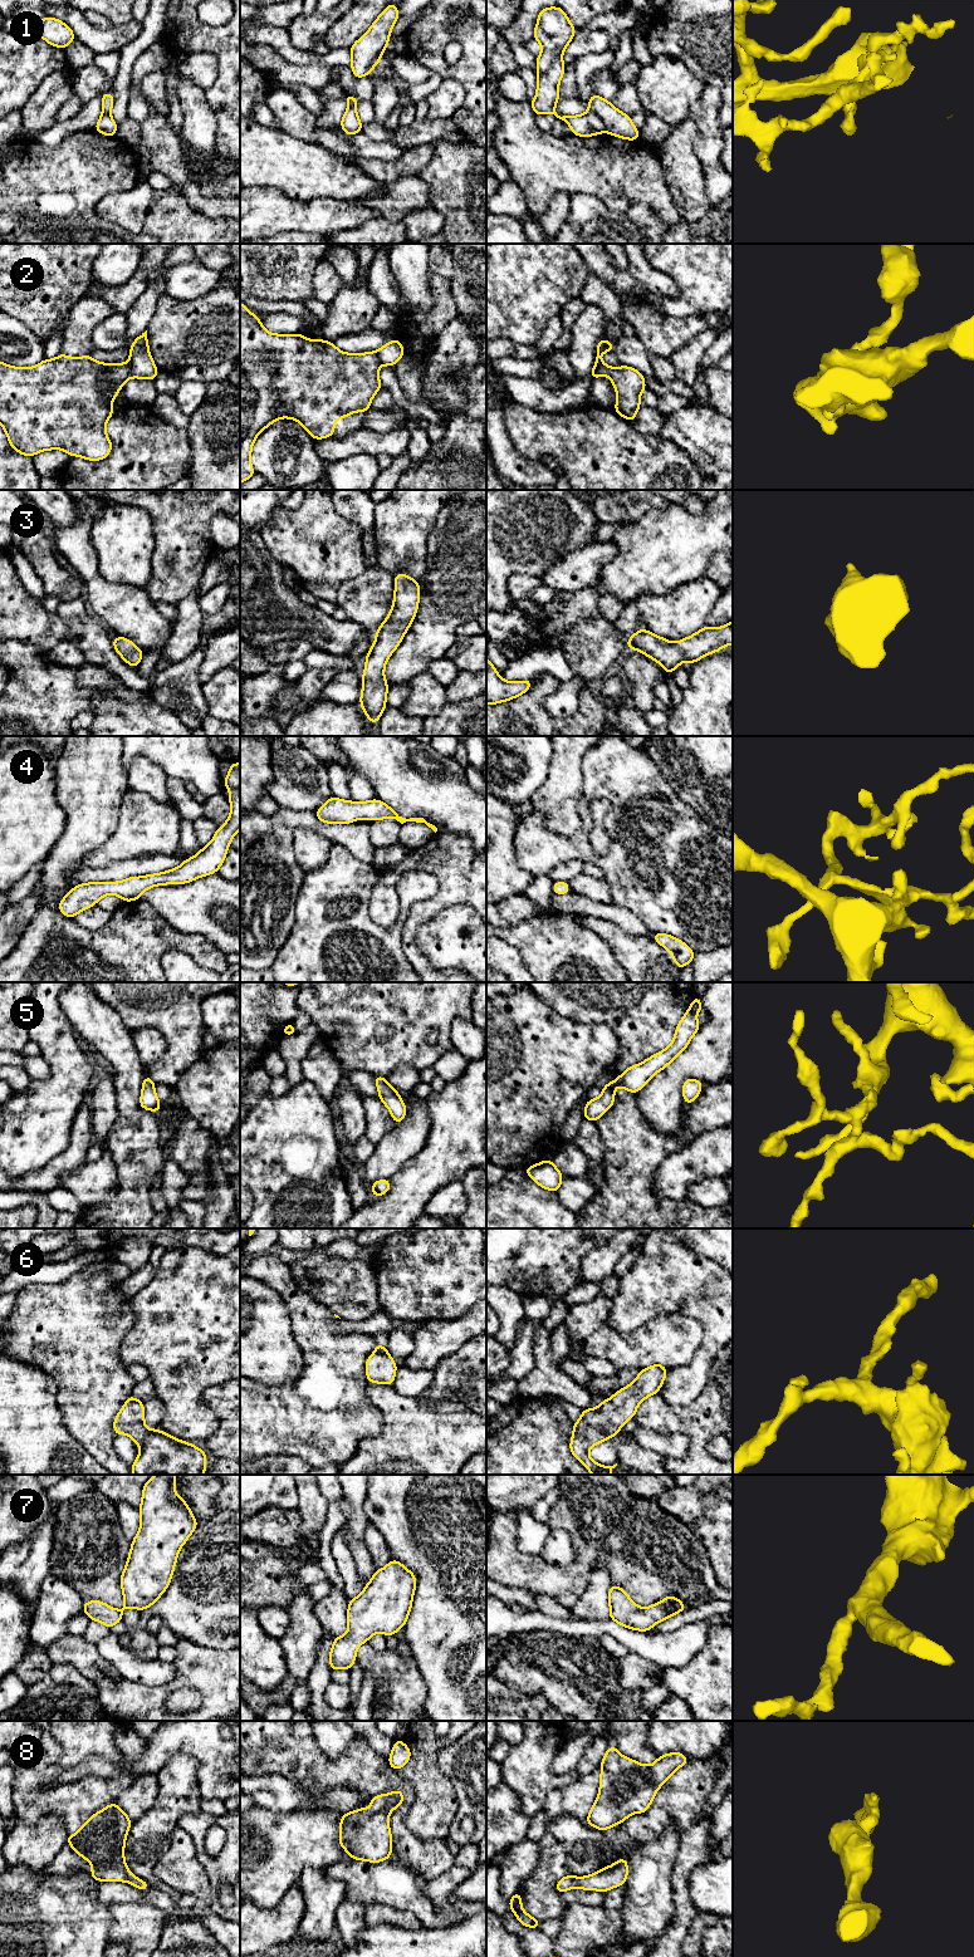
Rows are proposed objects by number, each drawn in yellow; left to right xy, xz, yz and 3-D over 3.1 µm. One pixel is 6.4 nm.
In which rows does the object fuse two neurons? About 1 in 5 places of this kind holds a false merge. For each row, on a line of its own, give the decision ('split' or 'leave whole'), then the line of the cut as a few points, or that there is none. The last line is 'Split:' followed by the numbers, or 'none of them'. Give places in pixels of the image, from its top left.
1: split; cut in yz along (588, 109), (600, 118), (606, 131)
2: split; cut in yz along (603, 363), (598, 368), (597, 376)
3: leave whole; no cut
4: leave whole; no cut
5: leave whole; no cut
6: leave whole; no cut
7: leave whole; no cut
8: leave whole; no cut
Split: 1, 2

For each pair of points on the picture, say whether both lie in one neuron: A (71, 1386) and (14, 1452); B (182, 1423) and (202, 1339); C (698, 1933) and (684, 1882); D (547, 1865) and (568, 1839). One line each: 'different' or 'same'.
A: different
B: same
C: different
D: same

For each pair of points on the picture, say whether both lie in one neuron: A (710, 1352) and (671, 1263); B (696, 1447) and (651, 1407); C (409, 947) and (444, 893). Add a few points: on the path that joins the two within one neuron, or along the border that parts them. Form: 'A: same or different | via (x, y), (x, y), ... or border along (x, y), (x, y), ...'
A: same | via (710, 1329), (710, 1309), (689, 1285)
B: same | via (691, 1433), (675, 1420), (665, 1418)
C: same | via (410, 933), (411, 926), (430, 907)

